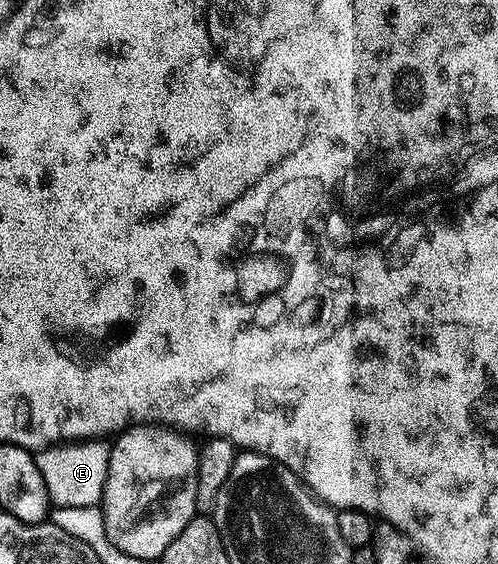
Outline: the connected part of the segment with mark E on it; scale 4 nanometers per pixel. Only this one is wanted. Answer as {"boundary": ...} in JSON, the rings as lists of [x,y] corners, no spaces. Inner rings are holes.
{"boundary":[[[81,440],[47,446],[39,451],[35,455],[36,468],[46,486],[49,503],[62,508],[100,506],[104,501],[109,449],[109,443],[104,440]]]}

